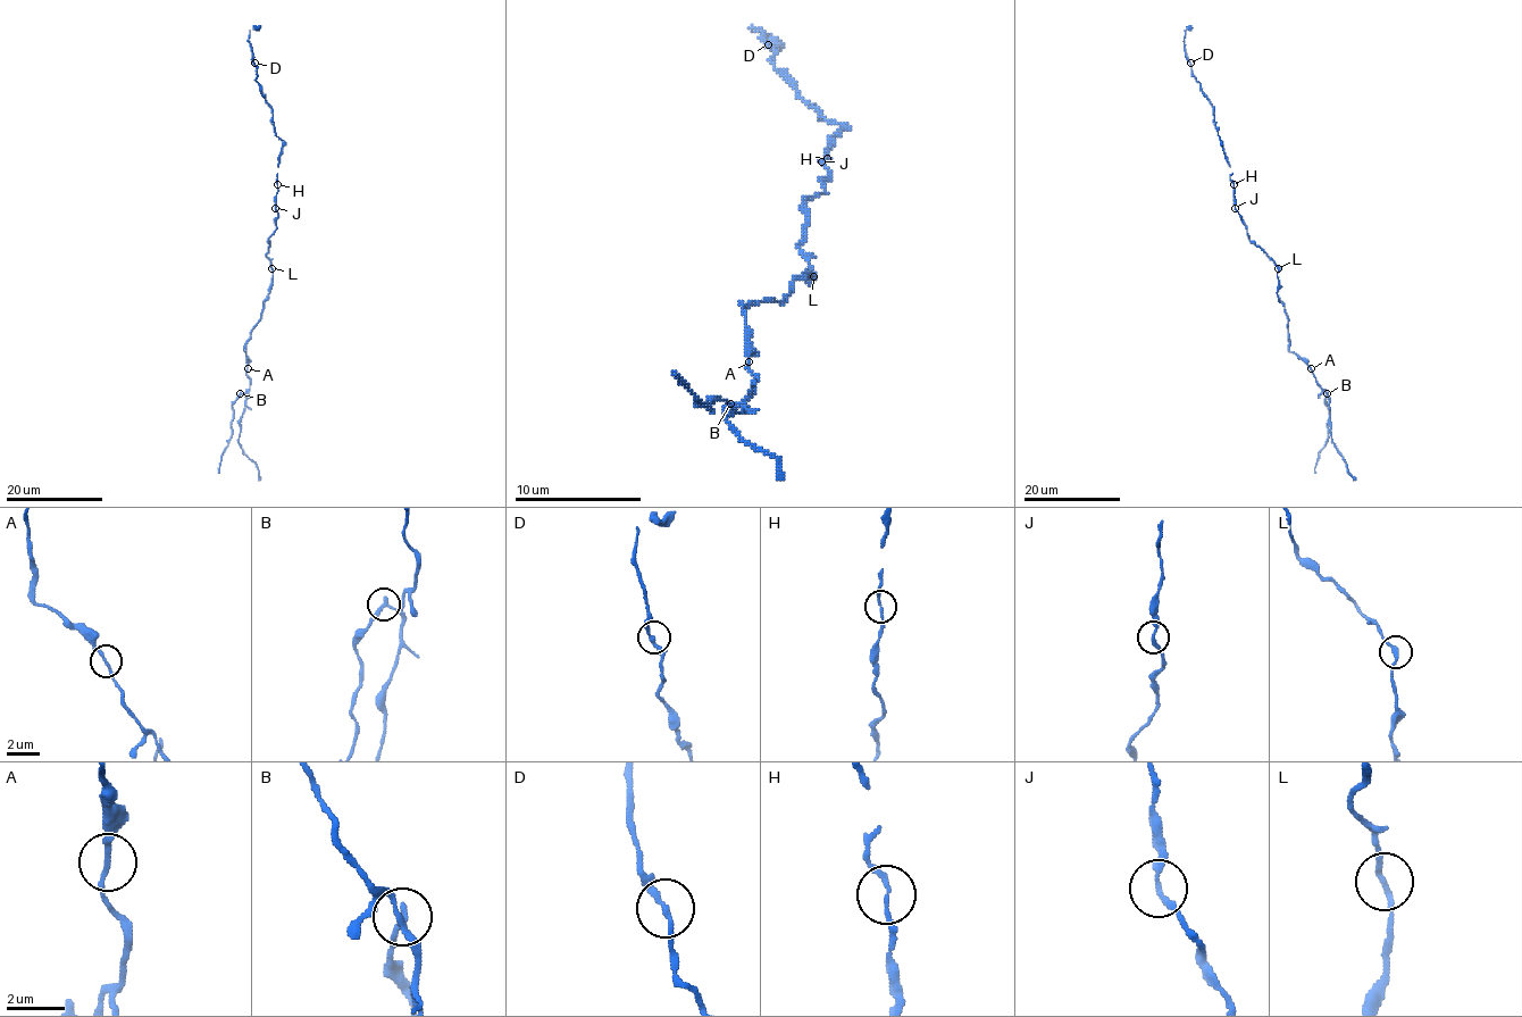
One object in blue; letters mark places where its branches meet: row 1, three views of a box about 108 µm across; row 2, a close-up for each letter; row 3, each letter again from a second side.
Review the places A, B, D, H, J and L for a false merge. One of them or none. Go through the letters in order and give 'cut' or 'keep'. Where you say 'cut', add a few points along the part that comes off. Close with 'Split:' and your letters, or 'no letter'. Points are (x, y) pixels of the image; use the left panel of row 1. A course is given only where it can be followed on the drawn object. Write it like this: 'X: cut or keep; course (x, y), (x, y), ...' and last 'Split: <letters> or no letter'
A: keep
B: cut; course (240, 394), (232, 406), (234, 418), (231, 440), (222, 453), (219, 473)
D: keep
H: keep
J: keep
L: keep
Split: B

